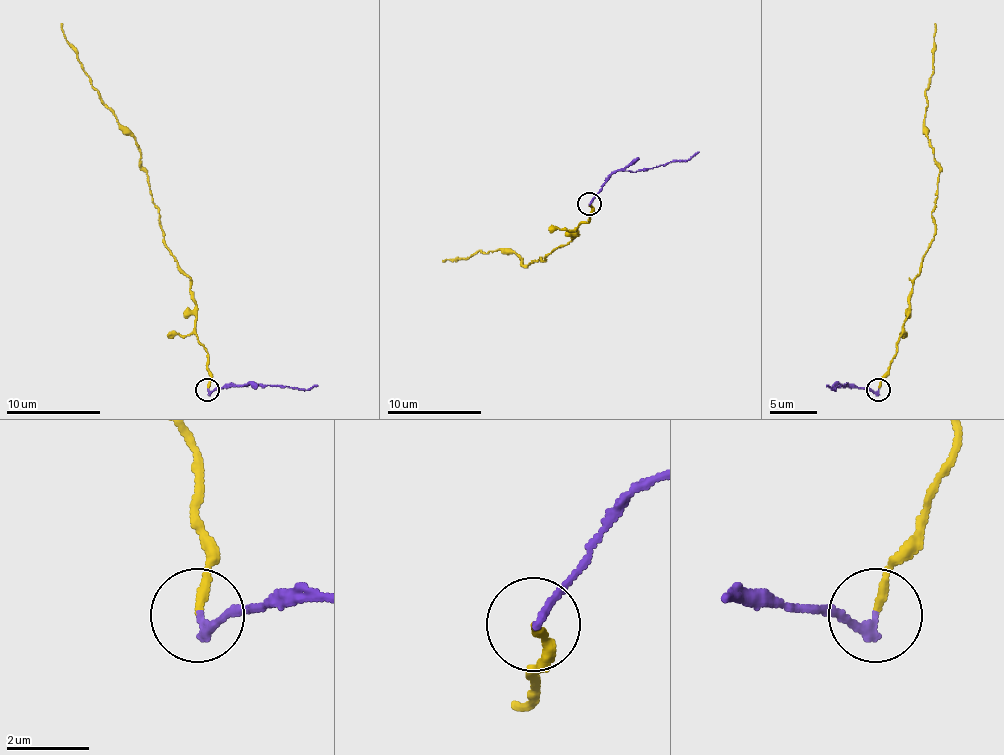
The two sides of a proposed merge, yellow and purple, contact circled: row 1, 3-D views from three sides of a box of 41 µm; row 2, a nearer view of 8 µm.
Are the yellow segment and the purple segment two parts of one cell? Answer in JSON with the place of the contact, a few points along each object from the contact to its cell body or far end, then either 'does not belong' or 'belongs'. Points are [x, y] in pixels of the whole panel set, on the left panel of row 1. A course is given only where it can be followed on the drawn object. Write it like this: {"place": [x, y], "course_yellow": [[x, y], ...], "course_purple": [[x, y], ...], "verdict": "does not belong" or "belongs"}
{"place": [207, 390], "course_yellow": [[207, 390], [207, 352], [195, 334], [190, 279], [162, 237], [136, 140], [82, 69], [60, 24]], "course_purple": [[207, 390], [254, 383], [311, 390], [318, 385]], "verdict": "does not belong"}

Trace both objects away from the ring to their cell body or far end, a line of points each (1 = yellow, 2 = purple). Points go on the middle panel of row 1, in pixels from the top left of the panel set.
1: (588, 203), (588, 222), (576, 227), (572, 238), (543, 260), (529, 264), (503, 250), (477, 250), (442, 260)
2: (588, 203), (619, 170), (635, 172), (692, 158), (699, 151)

